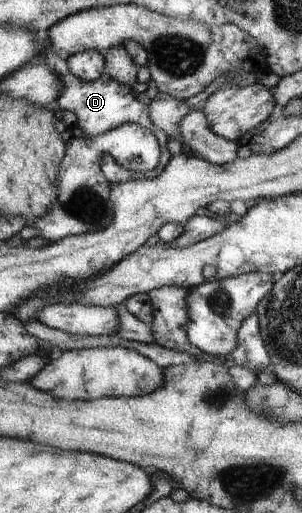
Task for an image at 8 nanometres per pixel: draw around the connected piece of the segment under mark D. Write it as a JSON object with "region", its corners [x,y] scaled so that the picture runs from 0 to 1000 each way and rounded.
{"region":[[[132,82],[129,92],[136,94],[139,109],[126,119],[152,125],[156,133],[202,154],[205,173],[179,201],[192,201],[209,216],[228,216],[248,224],[248,244],[265,248],[281,263],[321,265],[407,240],[457,240],[464,248],[493,251],[520,267],[533,294],[526,320],[493,335],[434,335],[387,320],[371,306],[351,306],[351,302],[334,306],[334,331],[344,345],[364,355],[364,361],[391,361],[397,355],[417,355],[421,351],[480,351],[530,341],[570,306],[566,298],[553,292],[560,267],[503,240],[493,226],[493,209],[457,195],[454,183],[437,172],[401,164],[387,154],[344,142],[325,154],[295,160],[268,156],[232,142],[222,117],[199,113],[192,103],[152,82]]]}

